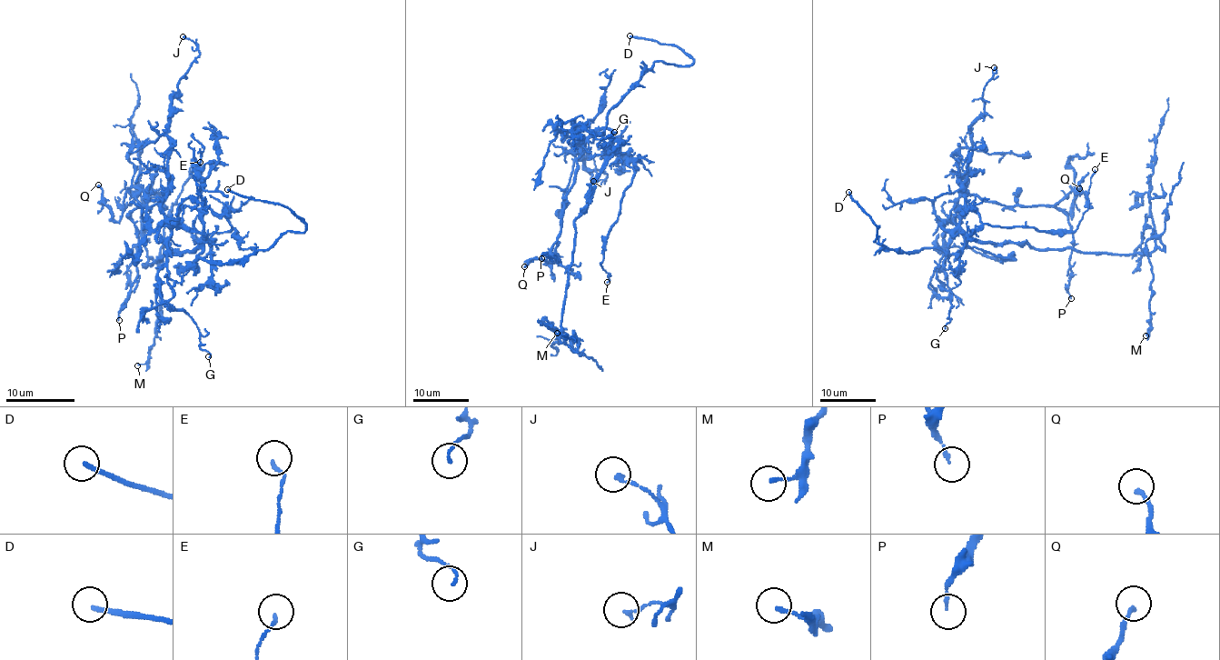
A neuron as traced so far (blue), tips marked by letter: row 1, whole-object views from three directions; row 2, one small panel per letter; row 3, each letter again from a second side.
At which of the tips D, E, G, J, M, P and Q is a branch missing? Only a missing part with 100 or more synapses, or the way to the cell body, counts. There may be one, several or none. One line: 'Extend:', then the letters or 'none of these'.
Extend: D

